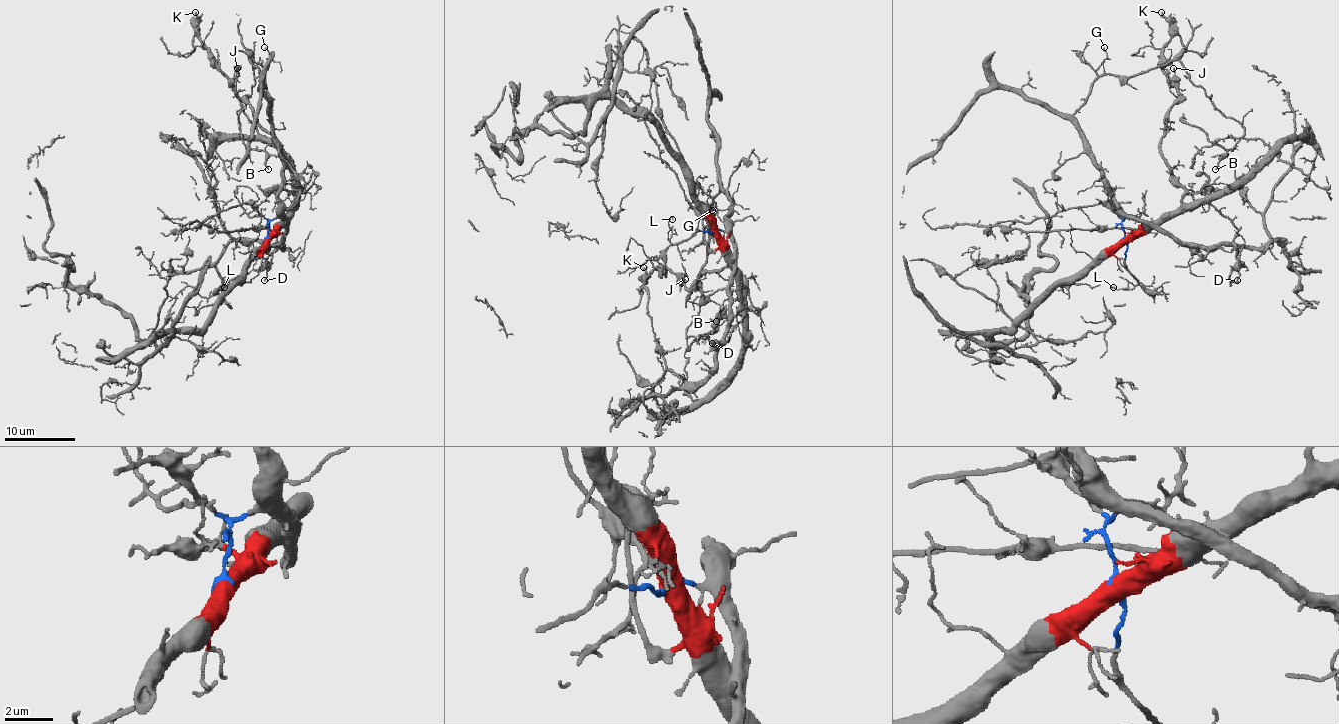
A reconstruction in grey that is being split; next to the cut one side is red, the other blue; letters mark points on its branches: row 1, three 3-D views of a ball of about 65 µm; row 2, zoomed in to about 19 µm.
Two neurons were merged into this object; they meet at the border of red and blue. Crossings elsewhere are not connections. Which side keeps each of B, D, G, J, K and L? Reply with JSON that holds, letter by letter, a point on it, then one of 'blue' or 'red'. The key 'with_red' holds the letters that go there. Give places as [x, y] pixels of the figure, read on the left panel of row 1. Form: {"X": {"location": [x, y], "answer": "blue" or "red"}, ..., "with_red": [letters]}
{"B": {"location": [268, 169], "answer": "blue"}, "D": {"location": [264, 280], "answer": "red"}, "G": {"location": [264, 47], "answer": "blue"}, "J": {"location": [237, 68], "answer": "red"}, "K": {"location": [195, 12], "answer": "red"}, "L": {"location": [224, 287], "answer": "blue"}, "with_red": ["D", "J", "K"]}

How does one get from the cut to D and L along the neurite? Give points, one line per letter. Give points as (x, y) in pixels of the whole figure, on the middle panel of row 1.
D: (714, 231), (719, 249), (737, 281), (742, 318), (724, 343), (724, 340), (715, 345), (712, 343)
L: (714, 231), (696, 231), (687, 240), (673, 244), (668, 235), (668, 221), (673, 219)

